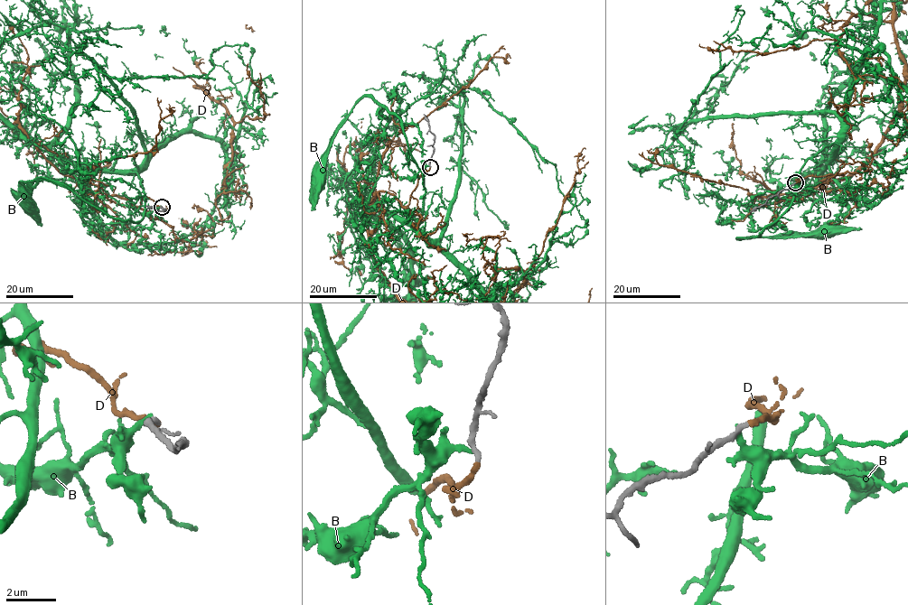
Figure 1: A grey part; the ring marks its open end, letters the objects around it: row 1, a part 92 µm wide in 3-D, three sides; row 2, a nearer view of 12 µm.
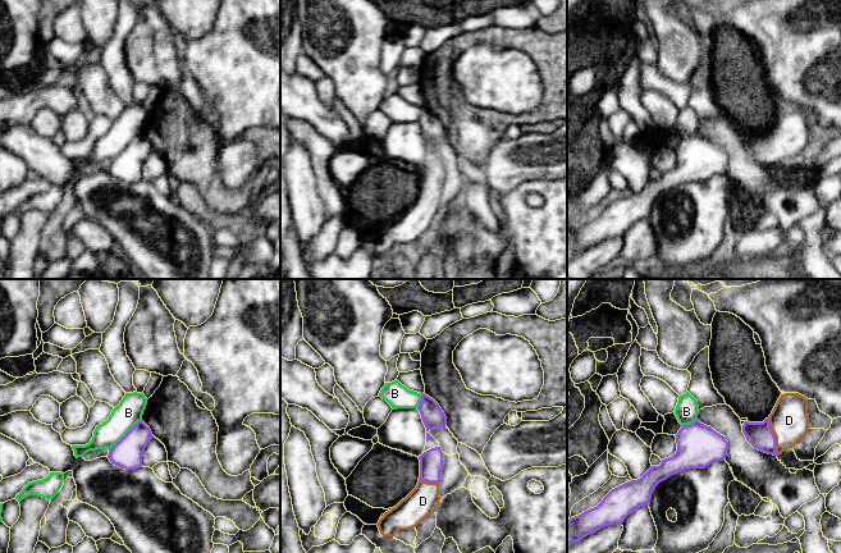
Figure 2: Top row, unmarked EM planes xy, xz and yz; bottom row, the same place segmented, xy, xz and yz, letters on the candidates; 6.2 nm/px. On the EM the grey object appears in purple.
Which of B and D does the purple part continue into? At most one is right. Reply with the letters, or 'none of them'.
D

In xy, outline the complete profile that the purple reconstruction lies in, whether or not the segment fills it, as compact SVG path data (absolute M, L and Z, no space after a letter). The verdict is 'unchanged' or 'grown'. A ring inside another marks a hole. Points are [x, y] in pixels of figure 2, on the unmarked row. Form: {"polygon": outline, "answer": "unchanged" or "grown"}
{"polygon": "M141 133L109 163L108 172L120 182L140 182L145 161L152 151L150 141Z", "answer": "unchanged"}

